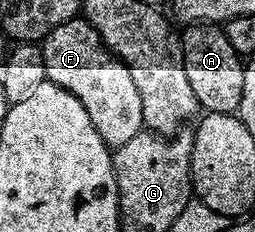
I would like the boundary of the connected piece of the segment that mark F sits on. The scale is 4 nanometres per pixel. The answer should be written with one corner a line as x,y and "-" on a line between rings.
77,16
66,24
58,24
58,28
54,28
42,39
42,49
47,81
66,88
66,92
82,100
82,108
86,108
90,116
90,124
94,124
98,136
102,136
102,140
109,148
126,144
126,140
131,140
145,129
142,120
142,100
138,97
138,88
134,88
134,80
130,77
130,72
123,62
117,60
105,49
98,32
94,32
94,28
90,23
85,22
83,17

